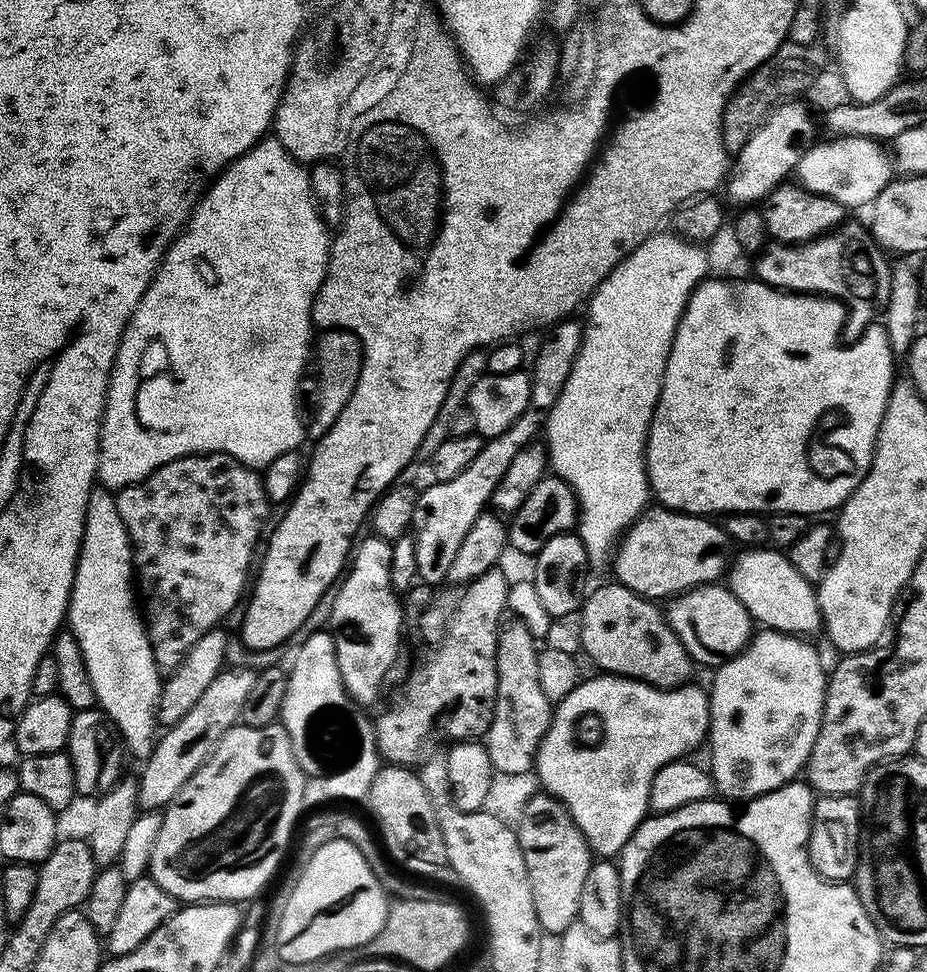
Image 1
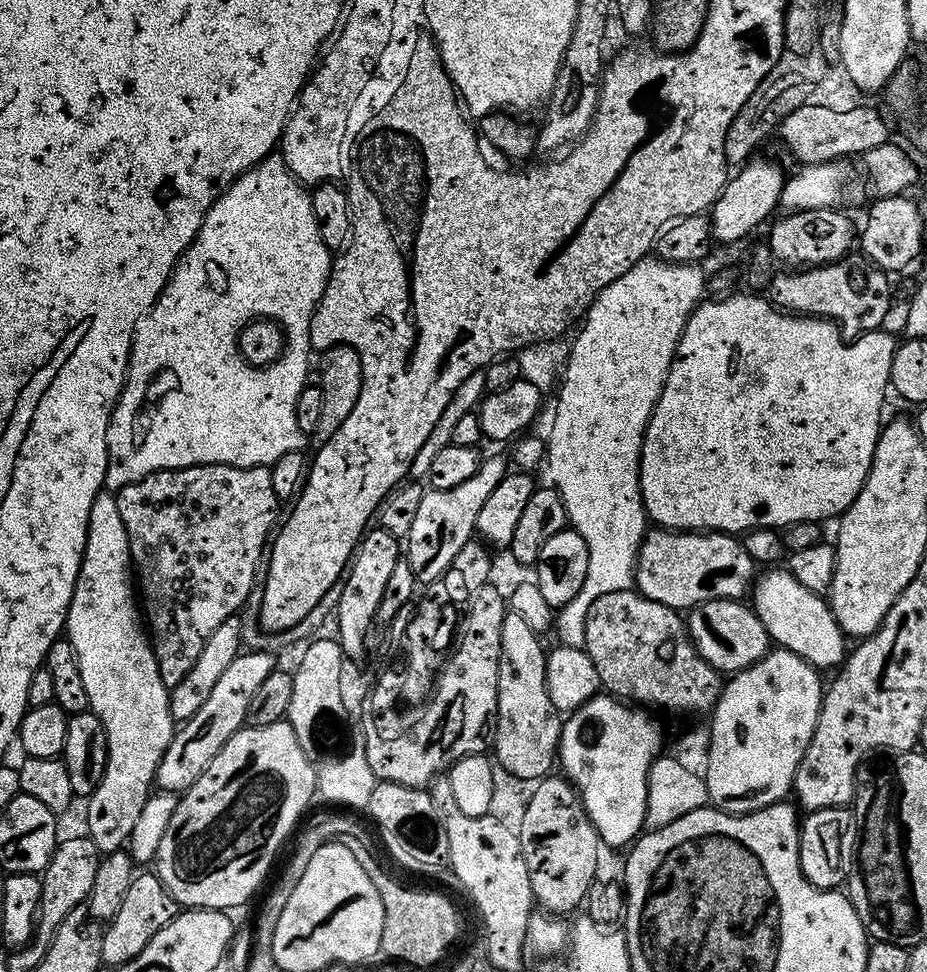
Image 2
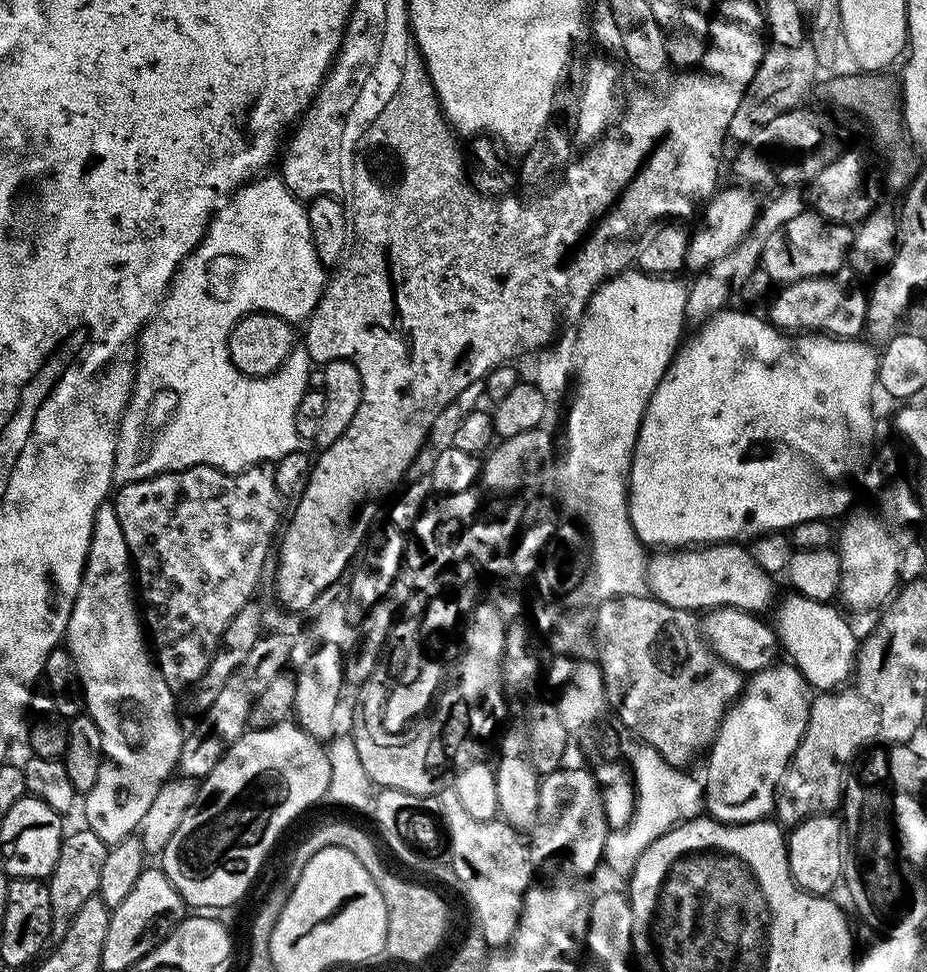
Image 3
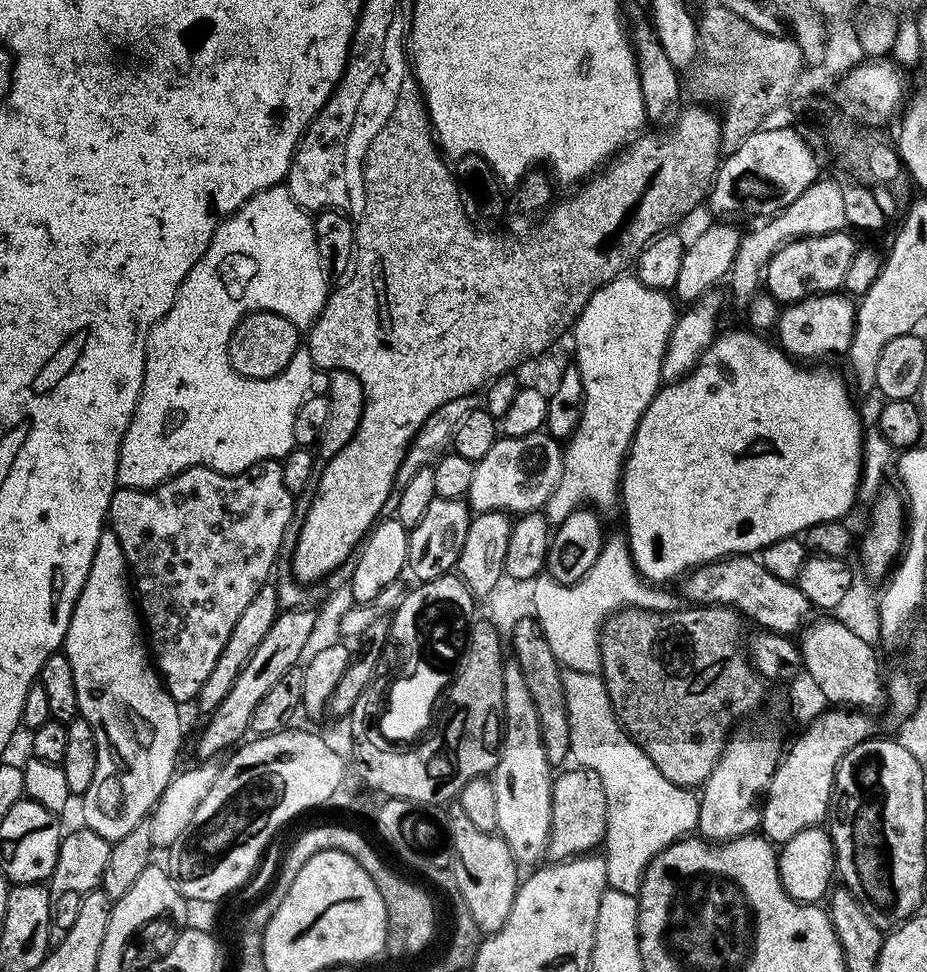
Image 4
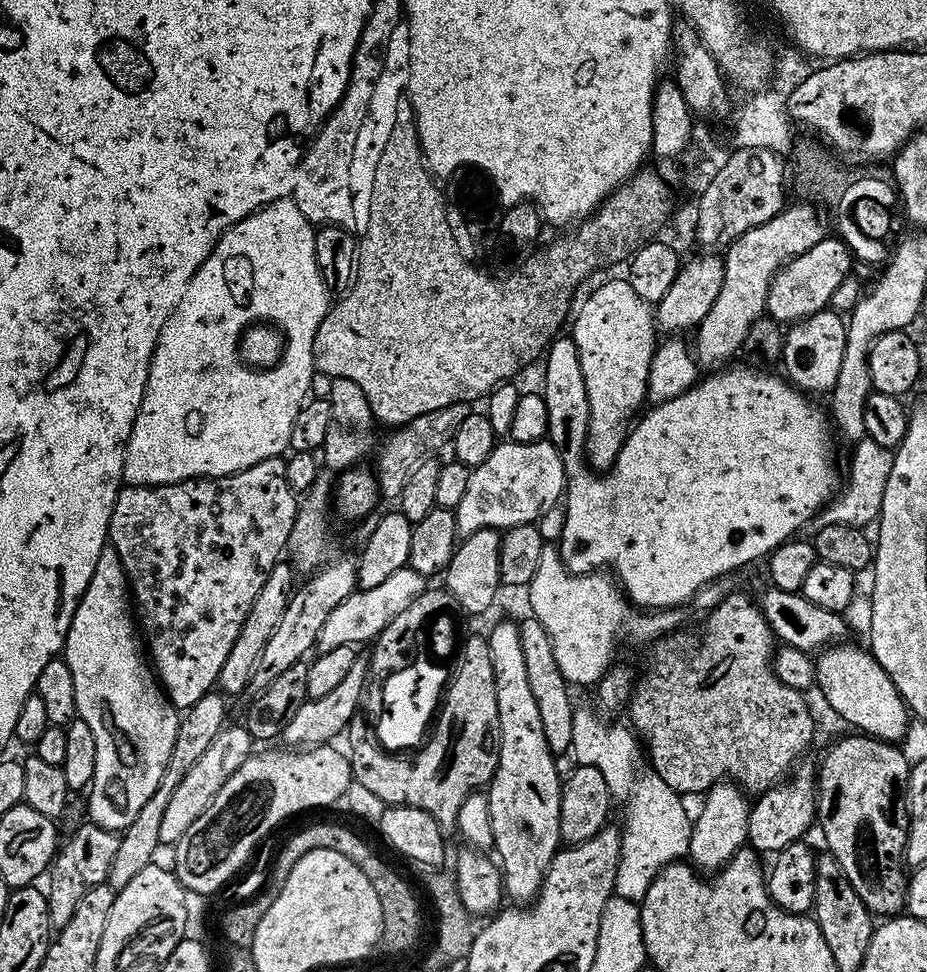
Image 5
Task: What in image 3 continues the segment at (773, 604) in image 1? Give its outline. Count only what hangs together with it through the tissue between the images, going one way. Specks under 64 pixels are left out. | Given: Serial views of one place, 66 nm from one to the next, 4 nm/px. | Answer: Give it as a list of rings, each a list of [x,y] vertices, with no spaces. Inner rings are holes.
[[[791,594],[782,604],[774,627],[779,645],[788,651],[787,659],[796,665],[798,671],[804,675],[813,689],[820,692],[830,692],[841,686],[847,685],[853,679],[854,669],[858,664],[858,639],[851,632],[851,626],[846,616],[838,609],[832,608],[831,603],[823,604],[799,594]]]

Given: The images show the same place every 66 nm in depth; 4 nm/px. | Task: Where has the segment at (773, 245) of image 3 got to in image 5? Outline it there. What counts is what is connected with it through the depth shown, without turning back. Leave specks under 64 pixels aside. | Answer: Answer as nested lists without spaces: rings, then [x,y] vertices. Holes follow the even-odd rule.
[[[826,238],[818,242],[818,246],[810,246],[806,254],[798,254],[798,258],[776,269],[776,276],[770,282],[766,298],[767,315],[775,318],[782,326],[791,326],[815,312],[825,311],[832,303],[834,290],[842,286],[845,278],[853,275],[852,264],[852,251],[839,238]]]

